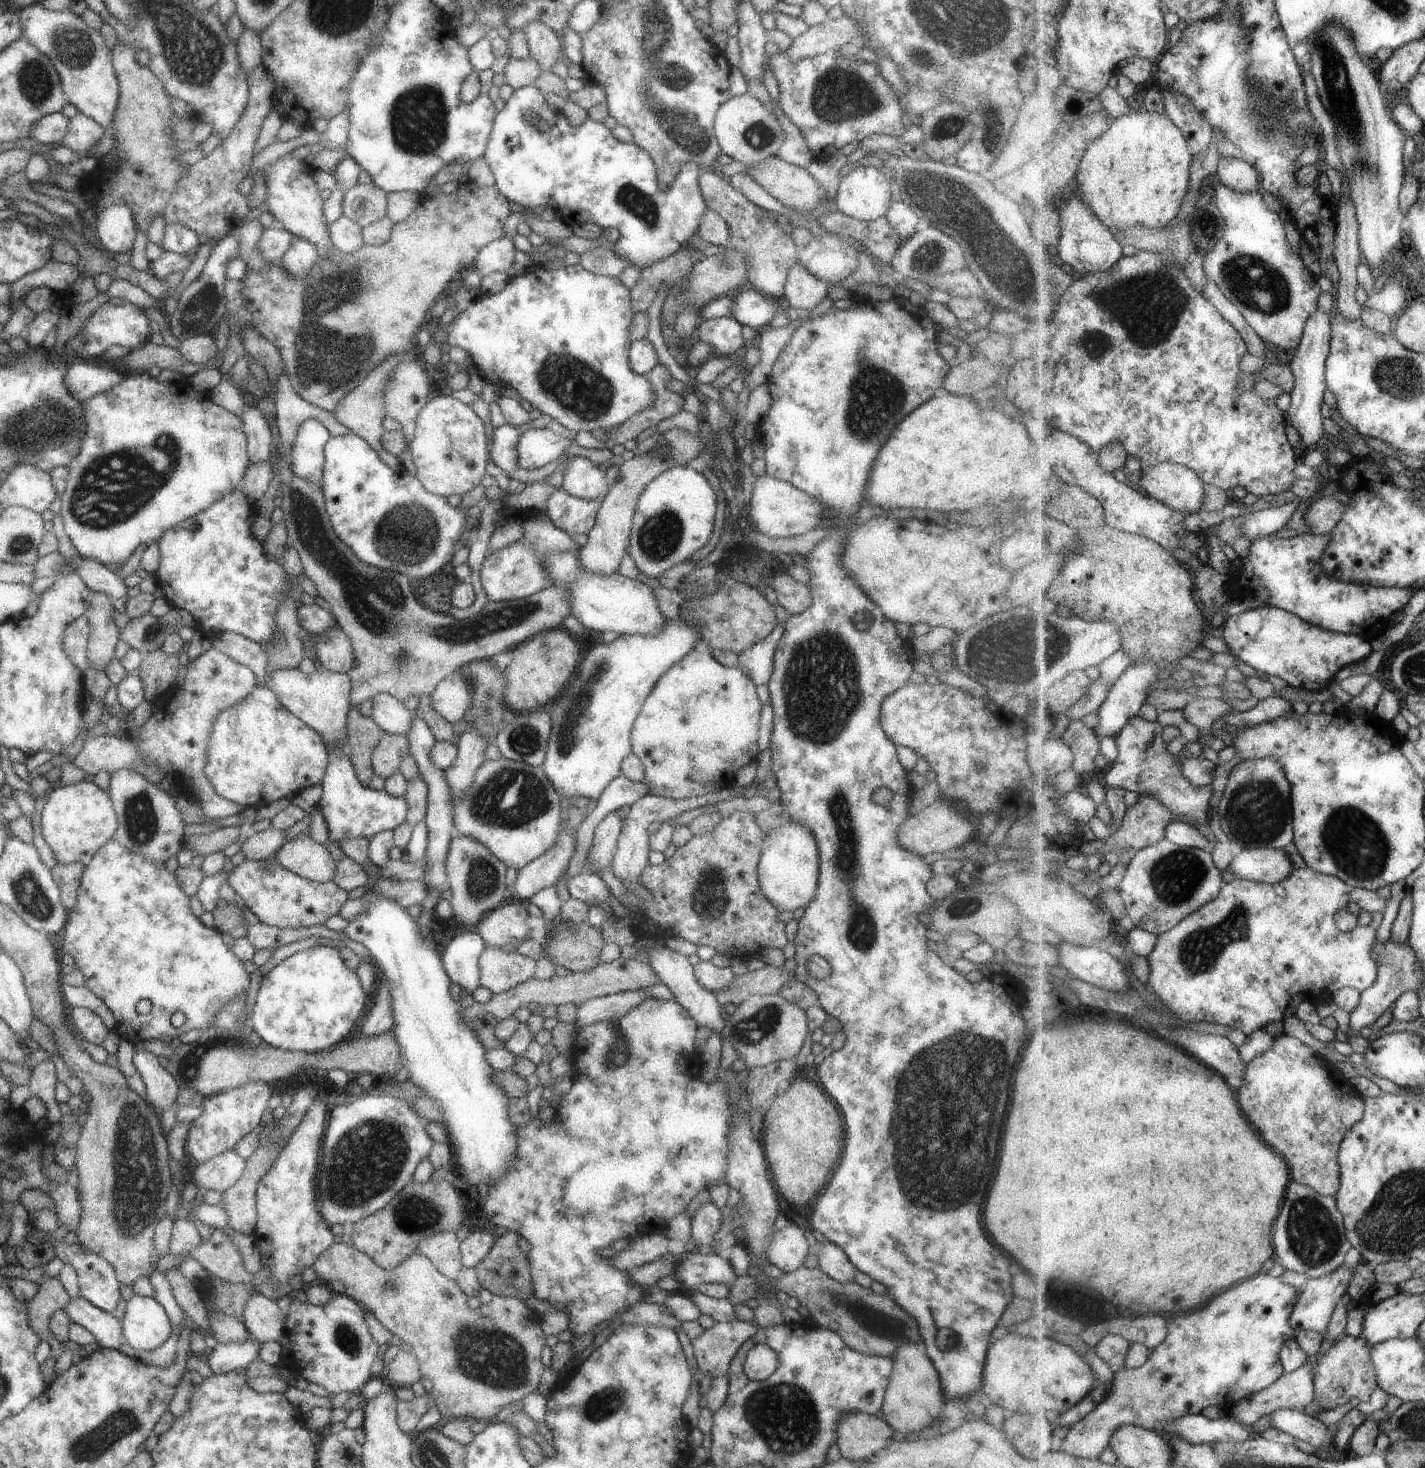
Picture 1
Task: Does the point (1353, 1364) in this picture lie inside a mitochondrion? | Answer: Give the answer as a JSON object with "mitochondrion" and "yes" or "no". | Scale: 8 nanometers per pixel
{"mitochondrion":"yes"}

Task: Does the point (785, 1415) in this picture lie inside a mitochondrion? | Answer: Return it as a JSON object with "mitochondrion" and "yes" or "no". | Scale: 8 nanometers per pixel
{"mitochondrion":"yes"}

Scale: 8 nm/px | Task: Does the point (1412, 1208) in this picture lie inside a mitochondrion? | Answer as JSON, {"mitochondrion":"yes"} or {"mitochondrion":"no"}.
{"mitochondrion":"yes"}

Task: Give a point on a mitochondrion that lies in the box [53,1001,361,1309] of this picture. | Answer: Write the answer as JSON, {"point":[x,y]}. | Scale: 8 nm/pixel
{"point":[136,1187]}

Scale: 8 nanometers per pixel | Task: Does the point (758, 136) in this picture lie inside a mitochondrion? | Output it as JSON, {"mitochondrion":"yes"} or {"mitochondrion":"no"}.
{"mitochondrion":"yes"}

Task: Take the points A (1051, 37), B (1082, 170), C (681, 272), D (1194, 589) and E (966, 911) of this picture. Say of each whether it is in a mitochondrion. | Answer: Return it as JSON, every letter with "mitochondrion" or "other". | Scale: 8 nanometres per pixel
{"A":"other","B":"other","C":"other","D":"other","E":"mitochondrion"}

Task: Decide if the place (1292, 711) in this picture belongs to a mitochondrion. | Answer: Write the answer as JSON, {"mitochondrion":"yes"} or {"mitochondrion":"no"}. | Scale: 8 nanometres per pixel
{"mitochondrion":"no"}

